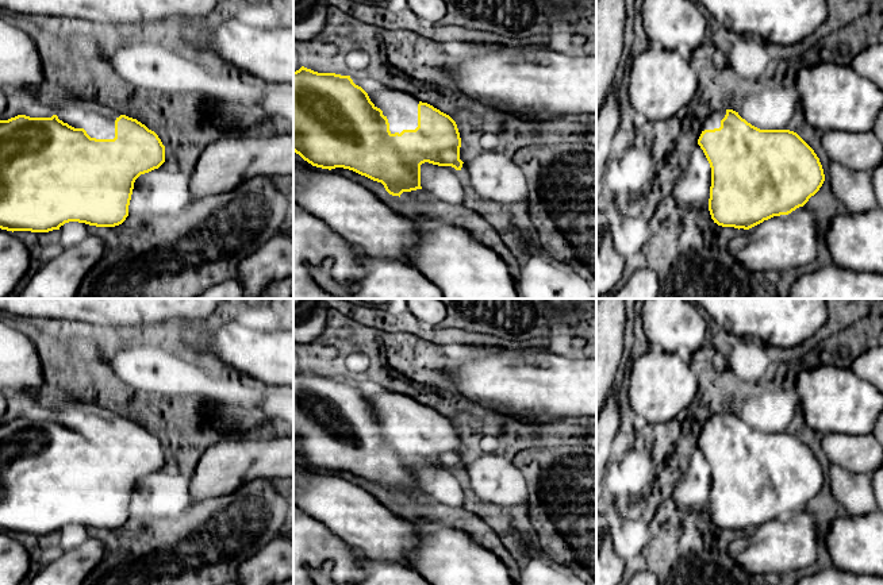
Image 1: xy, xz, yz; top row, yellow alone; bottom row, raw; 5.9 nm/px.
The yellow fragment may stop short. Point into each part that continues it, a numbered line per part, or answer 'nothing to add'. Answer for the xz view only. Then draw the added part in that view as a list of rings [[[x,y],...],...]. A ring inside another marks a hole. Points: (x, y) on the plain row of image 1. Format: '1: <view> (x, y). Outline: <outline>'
1: xz (400, 411). Outline: [[[391,390],[368,396],[368,399],[388,422],[391,436],[400,436],[403,432],[415,432],[418,430],[419,403],[415,399]]]

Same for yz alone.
1: yz (713, 424). Outline: [[[726,412],[713,415],[713,416],[703,424],[702,431],[700,431],[700,435],[699,435],[699,439],[700,439],[700,436],[702,436],[705,432],[719,431],[719,430],[721,430],[721,423],[725,420],[725,417],[726,417]],[[698,439],[698,442],[699,442],[699,439]]]

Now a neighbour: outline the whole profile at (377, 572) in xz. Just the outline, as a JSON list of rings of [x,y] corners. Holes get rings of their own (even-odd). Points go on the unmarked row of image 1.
[[[354,549],[356,559],[365,571],[360,585],[431,585],[419,573],[387,561],[372,559]]]

